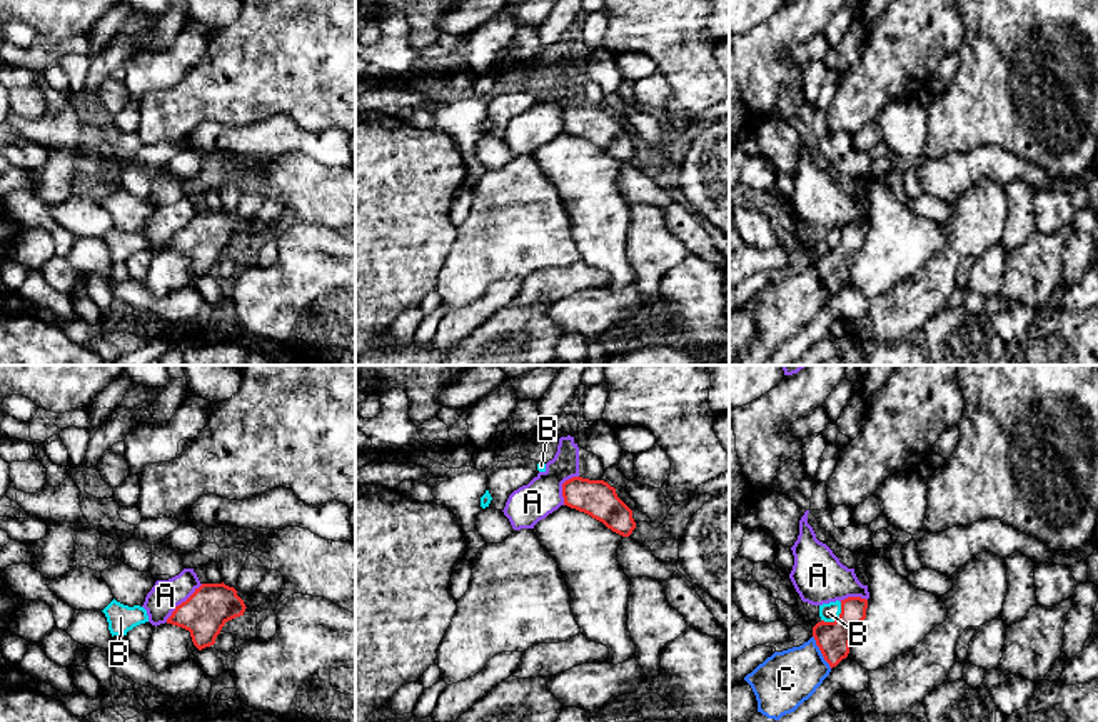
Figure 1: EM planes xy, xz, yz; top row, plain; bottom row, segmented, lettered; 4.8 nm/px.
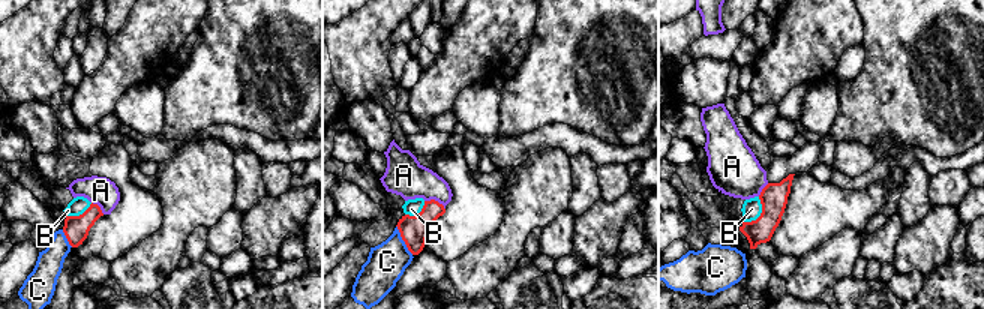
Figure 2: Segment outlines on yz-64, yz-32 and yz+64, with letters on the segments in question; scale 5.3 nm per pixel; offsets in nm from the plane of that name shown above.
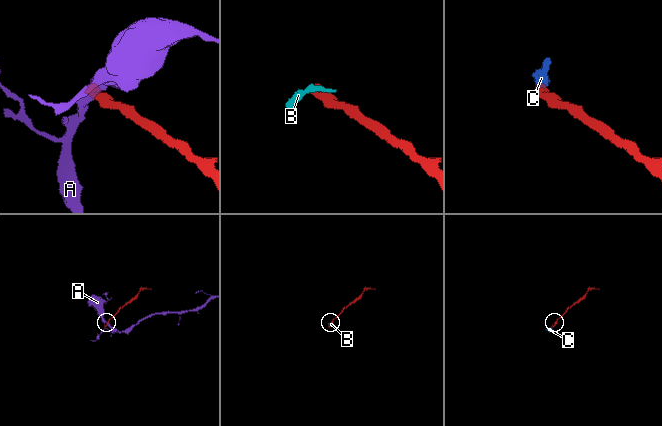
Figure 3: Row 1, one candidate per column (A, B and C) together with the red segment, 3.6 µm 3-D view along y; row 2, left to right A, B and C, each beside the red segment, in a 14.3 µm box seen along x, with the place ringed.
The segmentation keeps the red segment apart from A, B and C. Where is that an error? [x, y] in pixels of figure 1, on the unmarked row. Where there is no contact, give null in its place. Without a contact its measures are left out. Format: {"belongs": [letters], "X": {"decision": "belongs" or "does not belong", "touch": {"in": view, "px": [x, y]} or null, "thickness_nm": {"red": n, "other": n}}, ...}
{"belongs": ["C"], "A": {"decision": "does not belong", "touch": {"in": "xy", "px": [182, 229]}, "thickness_nm": {"red": 220, "other": 150}}, "B": {"decision": "does not belong", "touch": {"in": "yz", "px": [838, 245]}, "thickness_nm": {"red": 160, "other": 90}}, "C": {"decision": "belongs", "touch": {"in": "yz", "px": [821, 279]}, "thickness_nm": {"red": 160, "other": 280}}}

